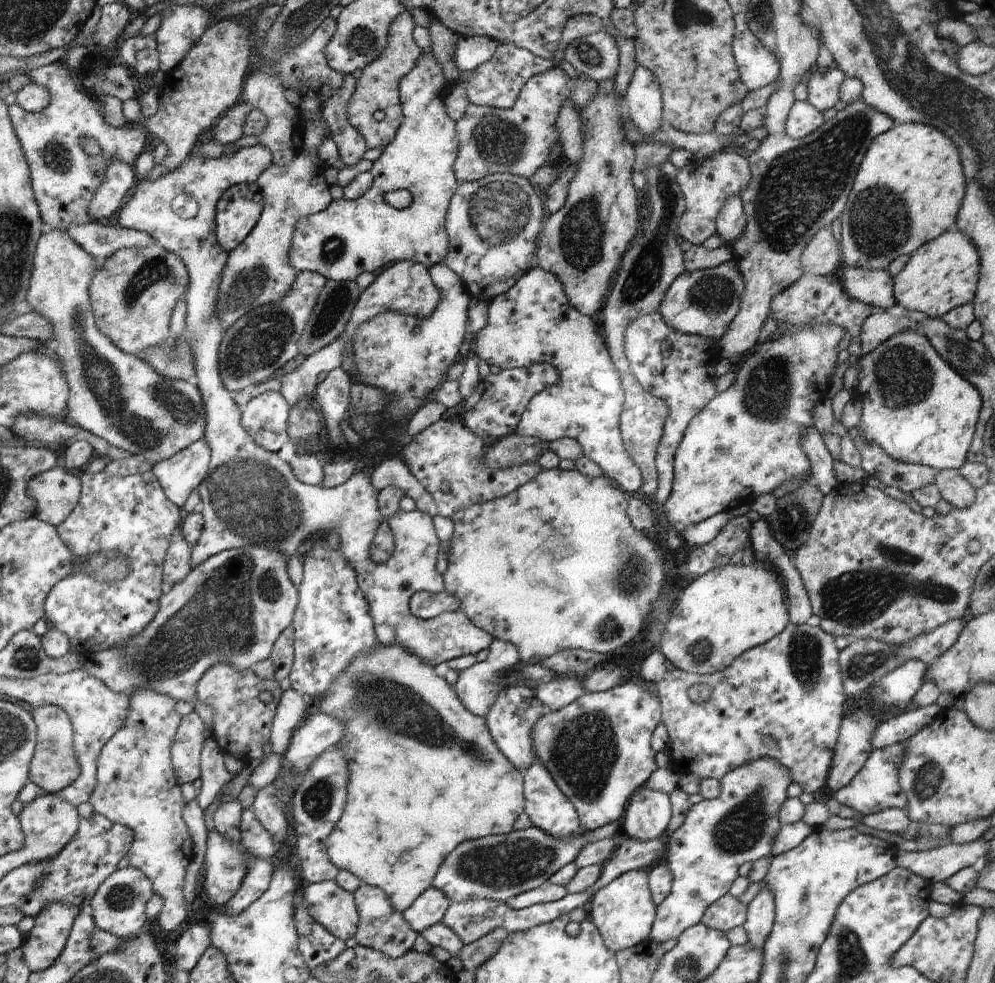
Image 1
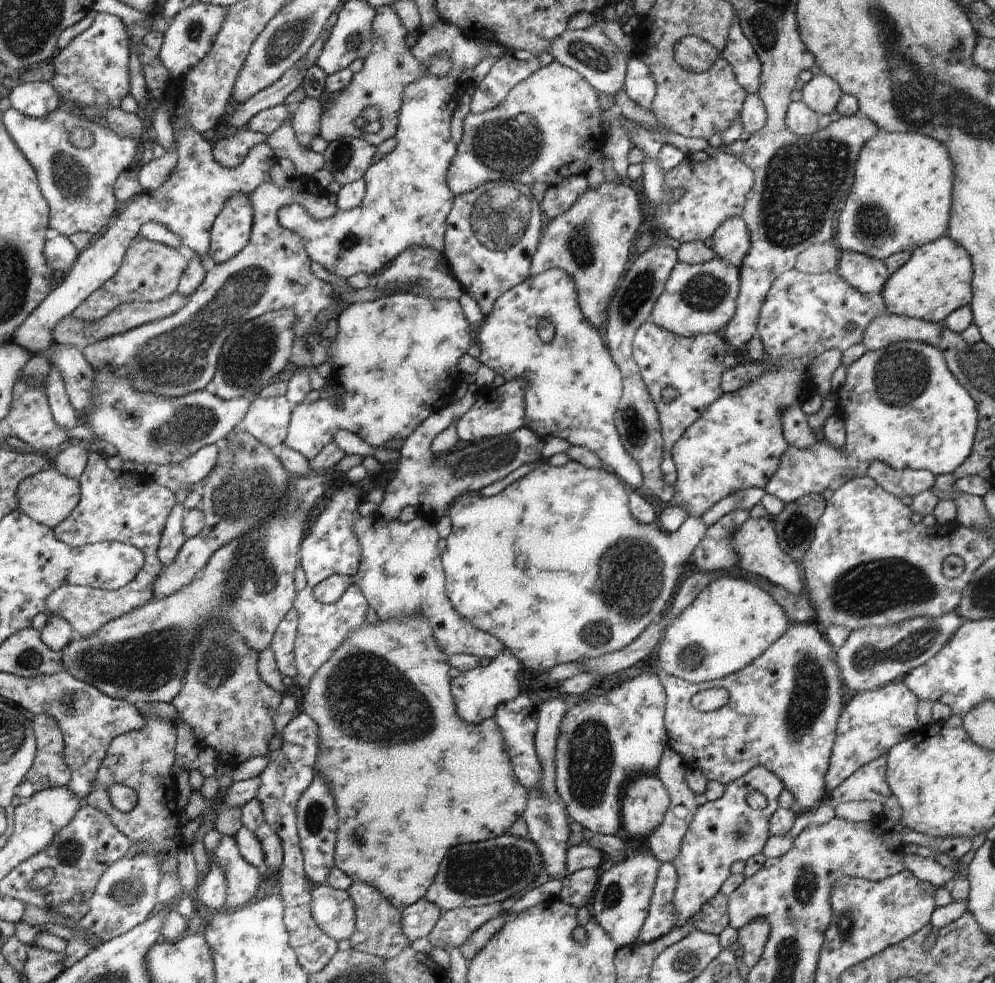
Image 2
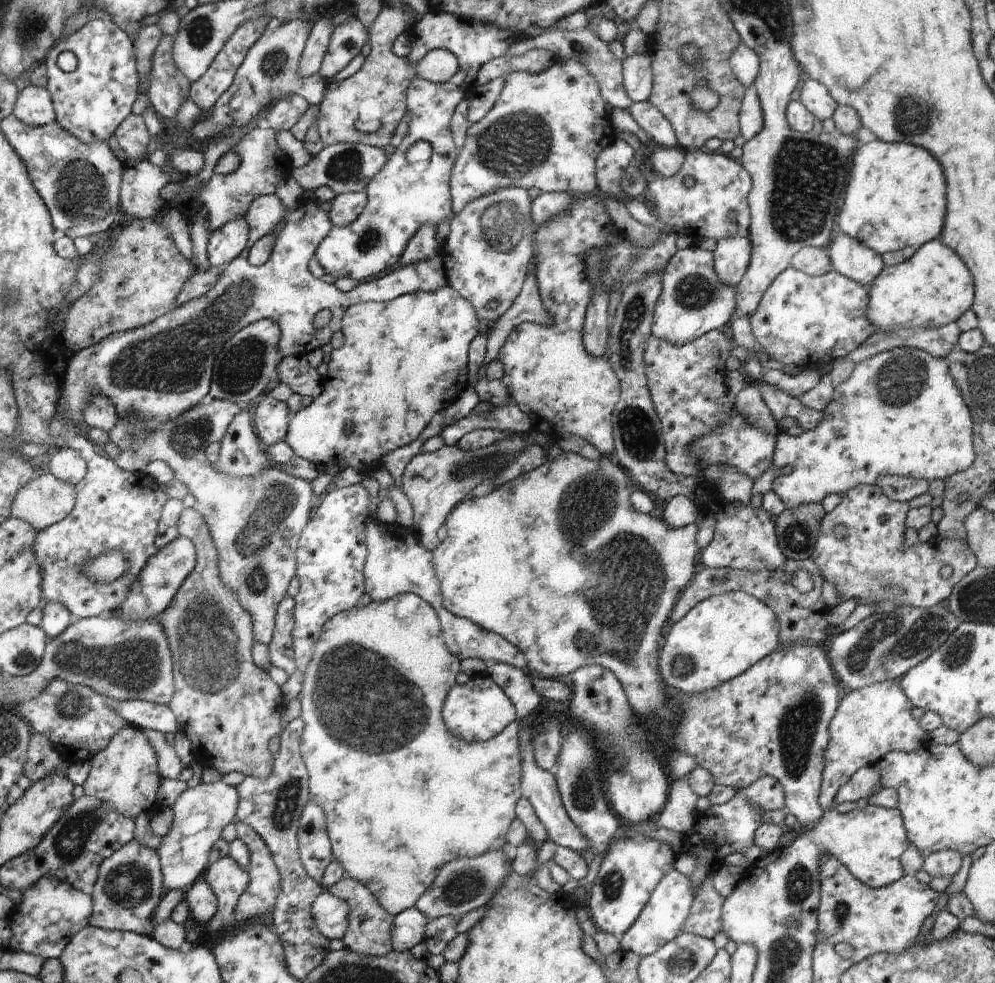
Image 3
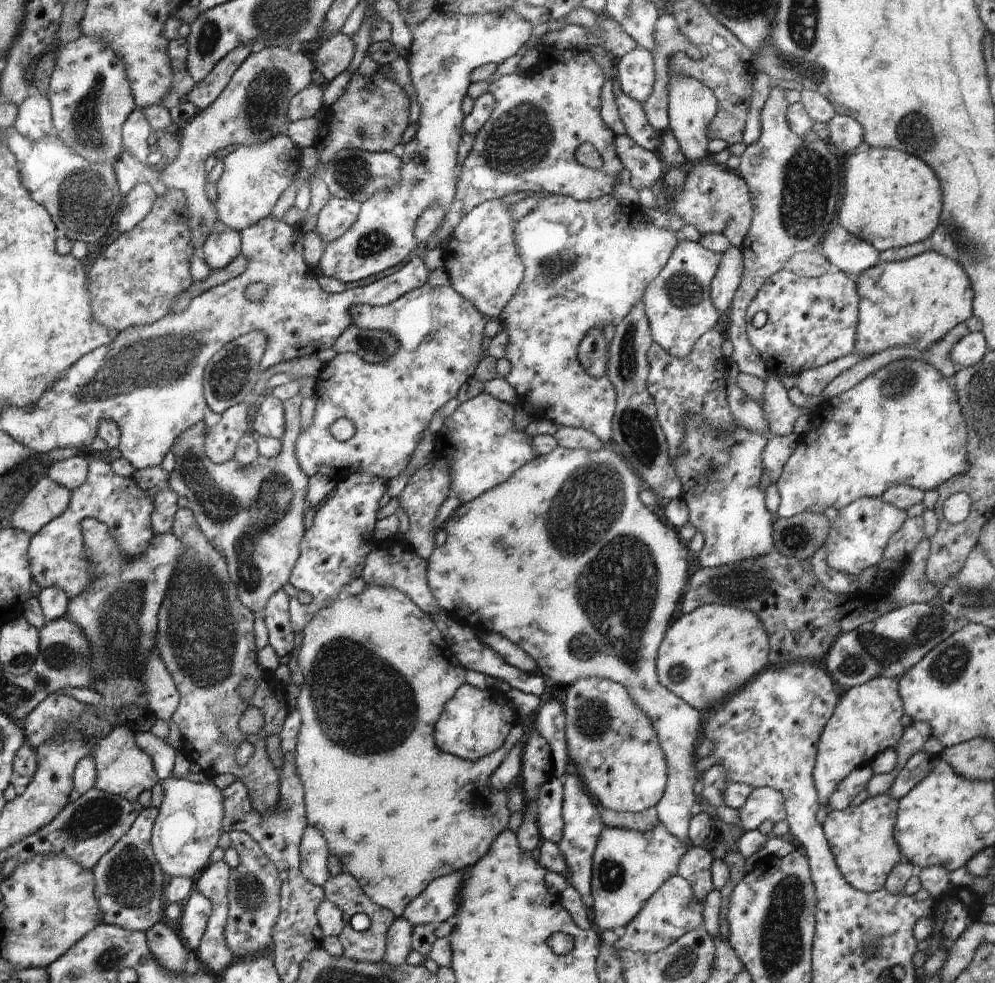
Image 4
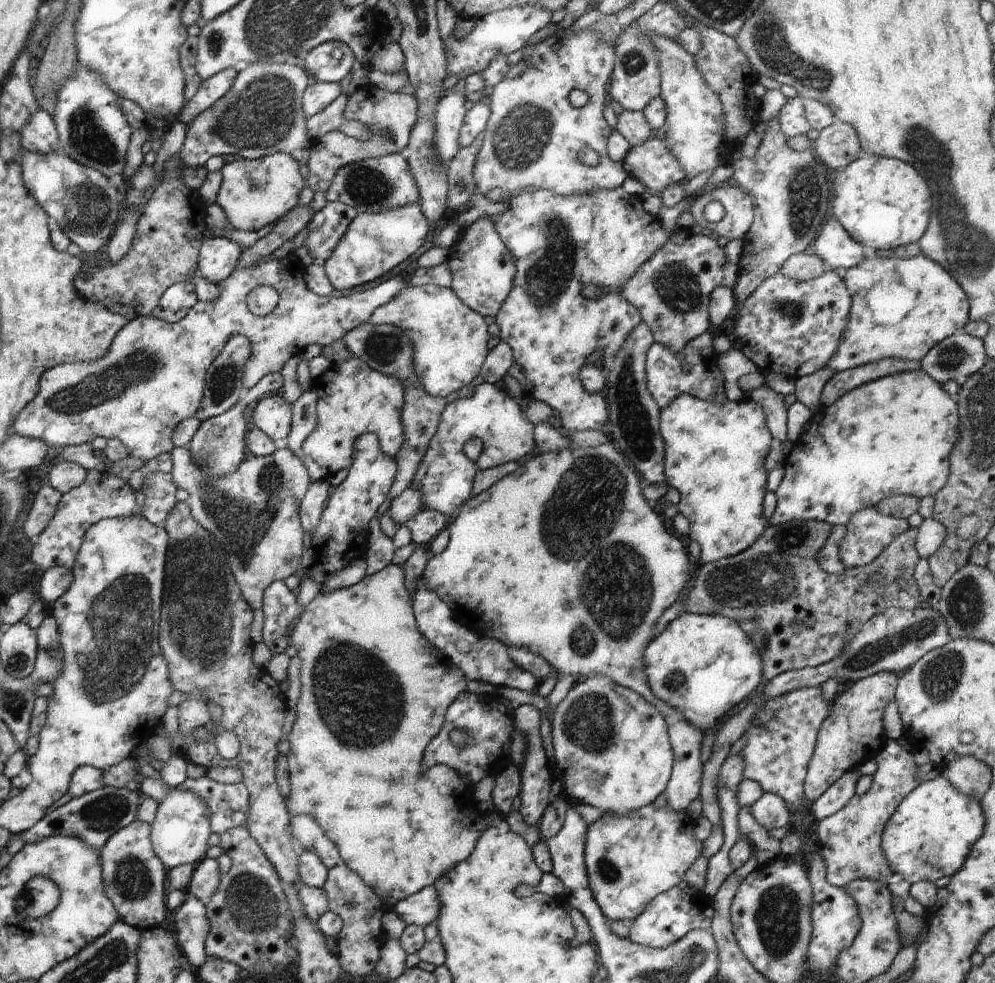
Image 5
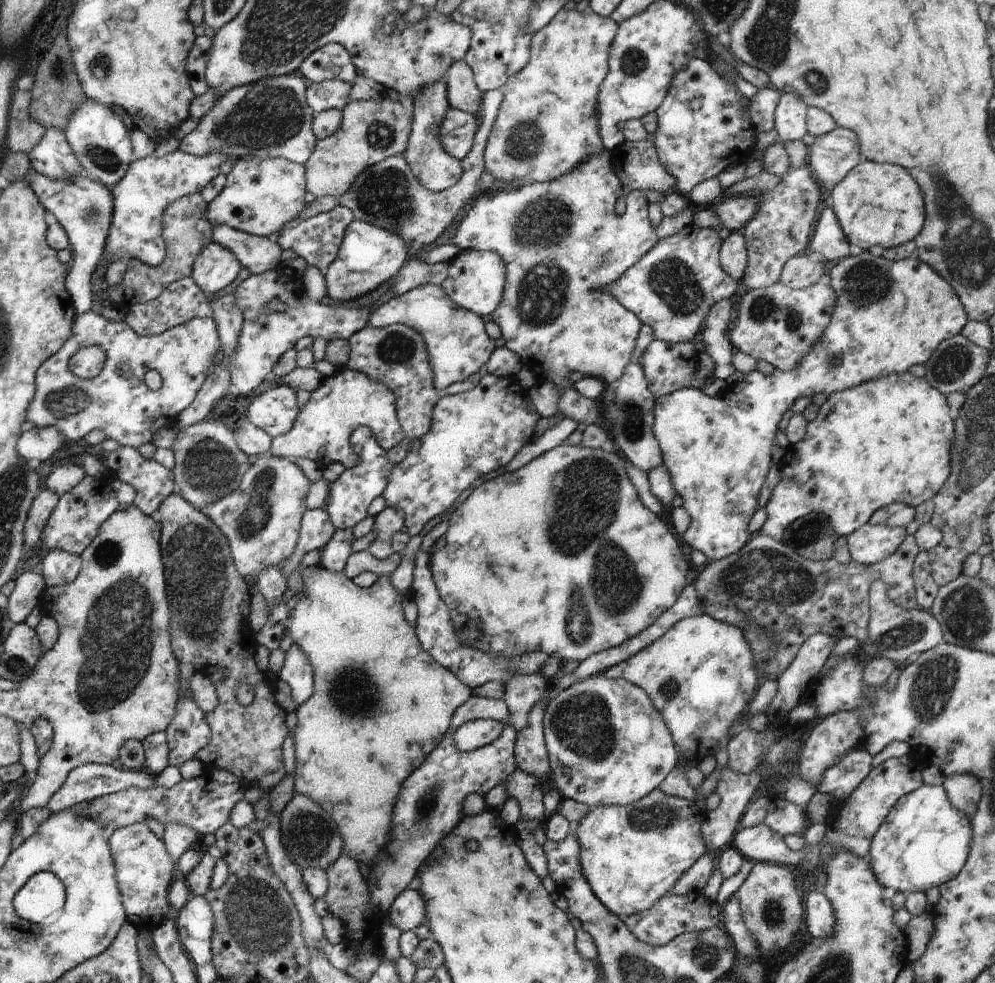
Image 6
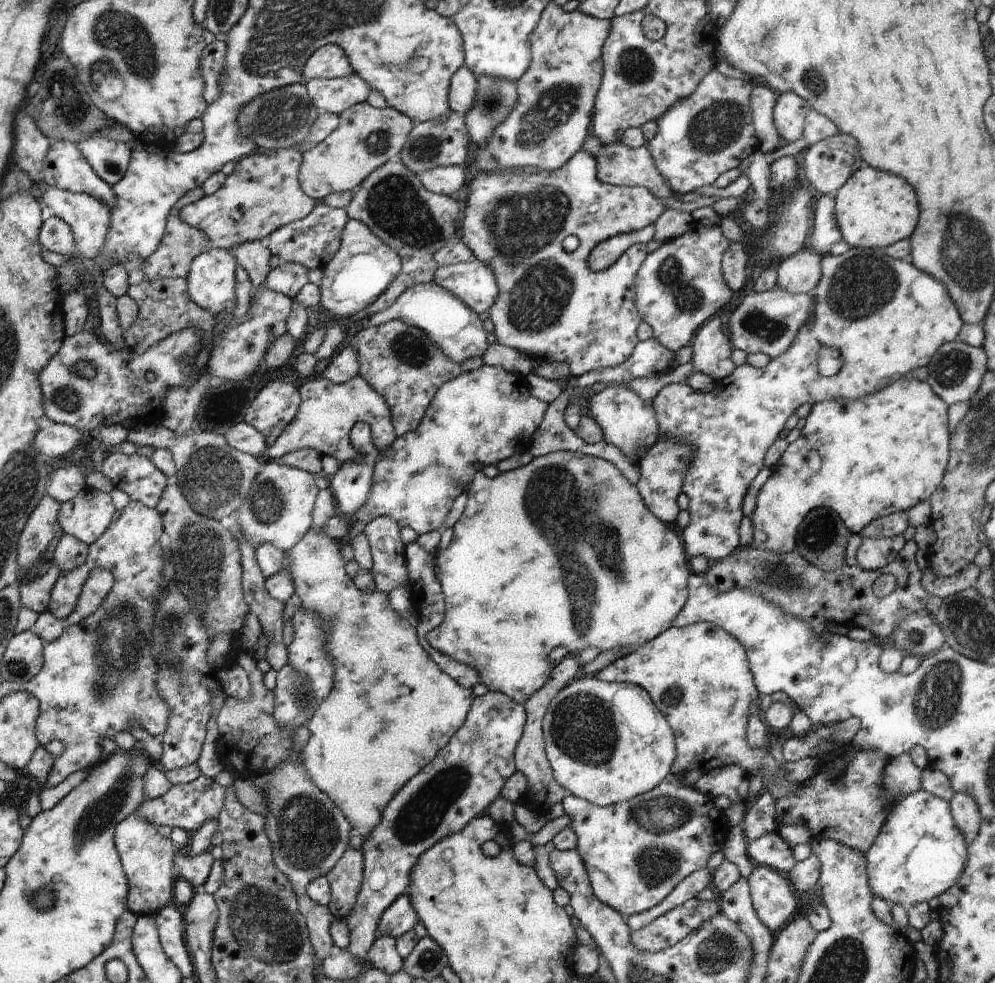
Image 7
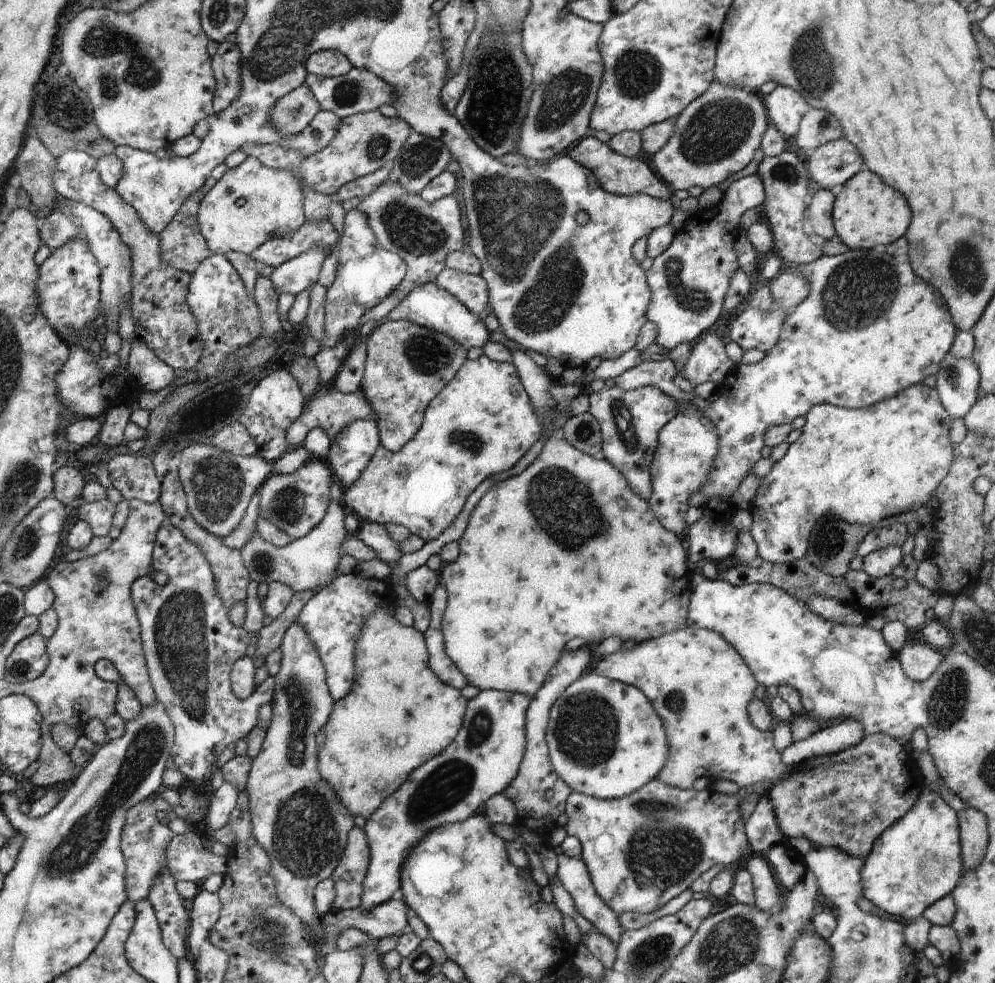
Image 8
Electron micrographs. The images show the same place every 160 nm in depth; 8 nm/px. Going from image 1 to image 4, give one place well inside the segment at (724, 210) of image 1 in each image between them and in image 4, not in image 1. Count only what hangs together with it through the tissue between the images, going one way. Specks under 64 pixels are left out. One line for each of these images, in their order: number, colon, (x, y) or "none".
2: (732, 243)
3: (731, 258)
4: (724, 285)

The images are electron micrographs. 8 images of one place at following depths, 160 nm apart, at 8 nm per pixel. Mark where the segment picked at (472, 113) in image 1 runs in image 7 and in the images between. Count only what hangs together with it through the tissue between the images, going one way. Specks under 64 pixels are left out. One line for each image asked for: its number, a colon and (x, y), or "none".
2: (543, 131)
3: (546, 132)
4: (539, 118)
5: (531, 141)
6: (547, 124)
7: (551, 119)

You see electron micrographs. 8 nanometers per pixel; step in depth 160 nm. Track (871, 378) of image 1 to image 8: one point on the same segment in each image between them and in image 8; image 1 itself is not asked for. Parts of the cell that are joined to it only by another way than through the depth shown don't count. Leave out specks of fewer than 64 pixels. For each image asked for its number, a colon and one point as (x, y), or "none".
2: (901, 405)
3: (899, 414)
4: (903, 425)
5: (893, 436)
6: (886, 441)
7: (882, 454)
8: (863, 465)

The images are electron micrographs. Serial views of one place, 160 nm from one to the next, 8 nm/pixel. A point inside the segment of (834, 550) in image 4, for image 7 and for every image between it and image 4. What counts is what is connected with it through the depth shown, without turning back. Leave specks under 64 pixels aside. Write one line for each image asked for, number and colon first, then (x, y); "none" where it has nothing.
5: (868, 533)
6: (870, 544)
7: (874, 554)

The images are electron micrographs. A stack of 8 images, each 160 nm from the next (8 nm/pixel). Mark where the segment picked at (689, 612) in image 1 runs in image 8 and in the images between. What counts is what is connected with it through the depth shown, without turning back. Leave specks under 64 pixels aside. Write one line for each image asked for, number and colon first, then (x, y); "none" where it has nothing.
2: (733, 621)
3: (723, 636)
4: (707, 655)
5: (702, 665)
6: (699, 675)
7: (698, 676)
8: (700, 687)

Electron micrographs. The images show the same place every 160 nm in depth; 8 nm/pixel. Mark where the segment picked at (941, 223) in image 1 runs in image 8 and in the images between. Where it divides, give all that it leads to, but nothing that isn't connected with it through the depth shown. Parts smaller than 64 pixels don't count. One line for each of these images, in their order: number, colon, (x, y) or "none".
2: (901, 197)
3: (896, 197)
4: (893, 200)
5: (881, 202)
6: (875, 203)
7: (873, 209)
8: (867, 212)

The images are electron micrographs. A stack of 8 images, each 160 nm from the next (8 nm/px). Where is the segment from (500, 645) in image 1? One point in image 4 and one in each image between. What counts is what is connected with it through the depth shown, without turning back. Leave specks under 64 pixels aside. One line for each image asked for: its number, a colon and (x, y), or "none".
2: (476, 693)
3: (476, 711)
4: (474, 723)

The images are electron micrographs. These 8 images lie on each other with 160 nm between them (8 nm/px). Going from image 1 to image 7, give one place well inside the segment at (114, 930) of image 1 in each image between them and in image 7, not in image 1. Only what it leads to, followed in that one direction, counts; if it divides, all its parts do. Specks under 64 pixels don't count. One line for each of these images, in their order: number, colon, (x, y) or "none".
2: (126, 895)
3: (129, 885)
4: (129, 884)
5: (134, 878)
6: (144, 867)
7: (148, 858)

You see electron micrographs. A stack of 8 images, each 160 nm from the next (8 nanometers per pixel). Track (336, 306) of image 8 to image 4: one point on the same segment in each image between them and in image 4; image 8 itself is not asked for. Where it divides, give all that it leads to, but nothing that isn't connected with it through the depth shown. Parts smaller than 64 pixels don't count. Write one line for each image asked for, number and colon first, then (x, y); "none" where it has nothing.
4: (446, 47)
5: (374, 243)
6: (368, 256)
7: (363, 267)

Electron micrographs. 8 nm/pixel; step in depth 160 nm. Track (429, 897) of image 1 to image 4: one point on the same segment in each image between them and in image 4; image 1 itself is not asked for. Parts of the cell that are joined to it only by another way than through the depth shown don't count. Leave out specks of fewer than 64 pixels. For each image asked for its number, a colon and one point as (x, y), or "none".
2: (417, 920)
3: (408, 928)
4: (398, 945)

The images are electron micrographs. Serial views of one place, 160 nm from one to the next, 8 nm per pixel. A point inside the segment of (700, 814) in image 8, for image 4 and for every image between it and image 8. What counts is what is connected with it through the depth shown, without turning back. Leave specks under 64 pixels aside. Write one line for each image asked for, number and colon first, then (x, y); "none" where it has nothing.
4: (629, 866)
5: (631, 858)
6: (631, 855)
7: (636, 852)

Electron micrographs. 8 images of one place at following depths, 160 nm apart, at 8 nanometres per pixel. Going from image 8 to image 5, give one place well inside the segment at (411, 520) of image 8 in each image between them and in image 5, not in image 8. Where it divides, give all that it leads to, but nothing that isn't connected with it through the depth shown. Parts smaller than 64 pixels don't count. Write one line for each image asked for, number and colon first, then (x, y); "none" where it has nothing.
5: (444, 478)
6: (473, 434)
7: (483, 416)

